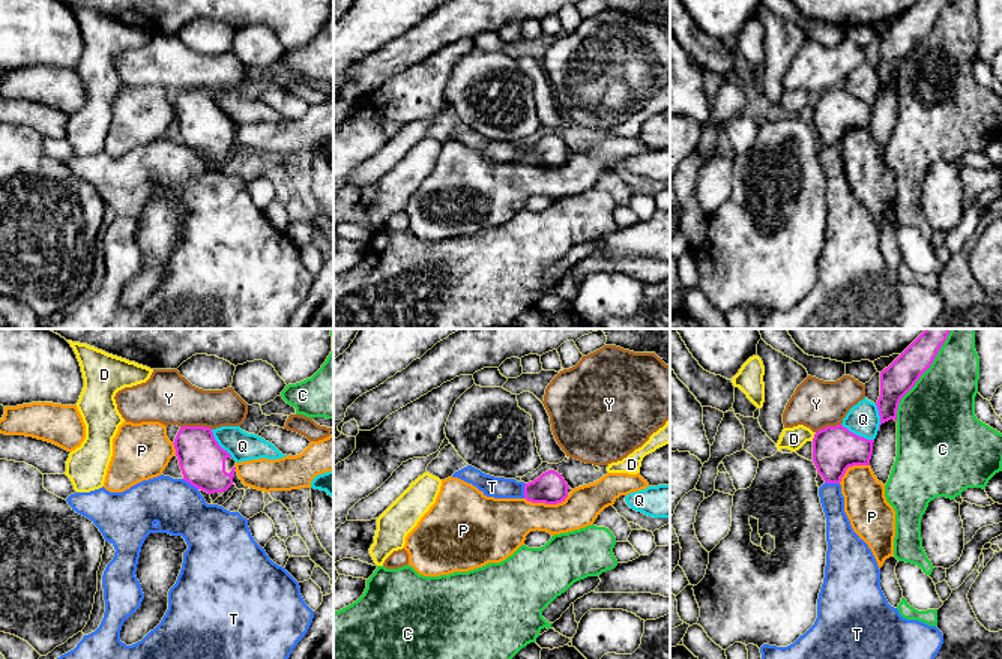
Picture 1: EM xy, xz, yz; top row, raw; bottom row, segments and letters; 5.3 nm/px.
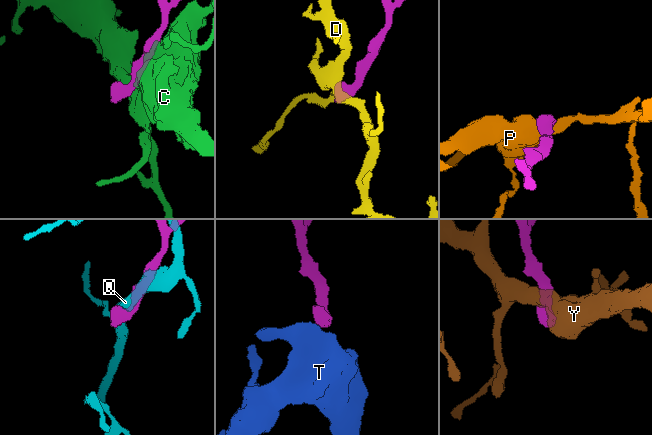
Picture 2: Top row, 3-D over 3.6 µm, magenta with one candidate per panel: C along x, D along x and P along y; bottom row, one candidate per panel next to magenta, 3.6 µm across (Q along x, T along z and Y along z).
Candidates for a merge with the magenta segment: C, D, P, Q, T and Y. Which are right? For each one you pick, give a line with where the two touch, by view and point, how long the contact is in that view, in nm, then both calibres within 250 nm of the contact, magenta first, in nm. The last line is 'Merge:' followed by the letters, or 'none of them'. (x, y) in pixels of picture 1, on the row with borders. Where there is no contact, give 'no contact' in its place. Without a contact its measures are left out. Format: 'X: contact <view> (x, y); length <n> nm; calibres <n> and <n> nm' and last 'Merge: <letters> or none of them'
Merge: none of them

